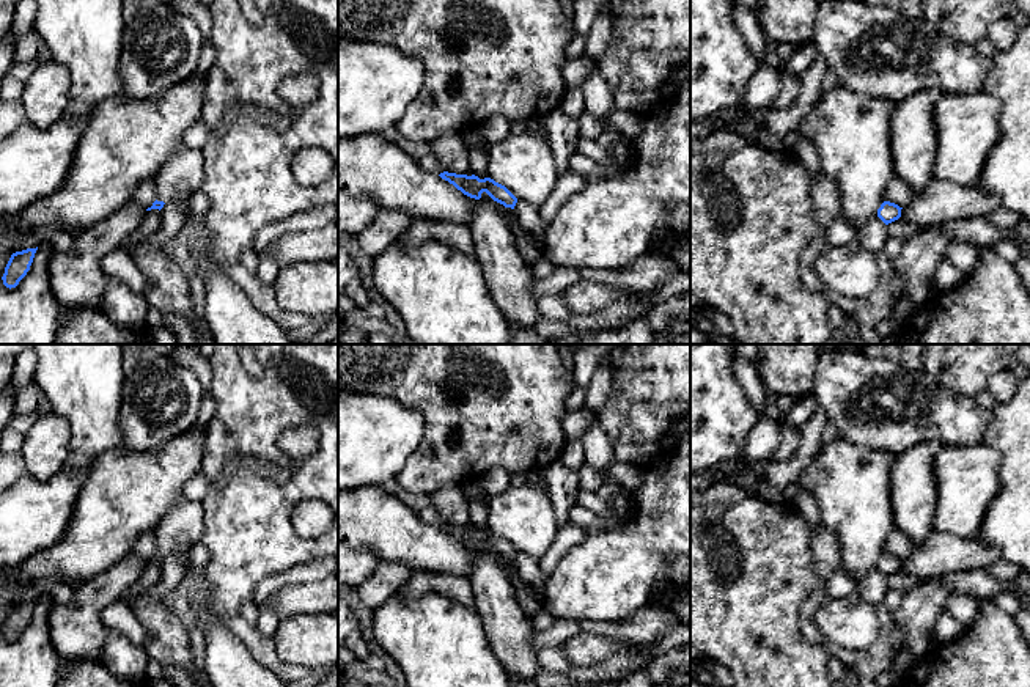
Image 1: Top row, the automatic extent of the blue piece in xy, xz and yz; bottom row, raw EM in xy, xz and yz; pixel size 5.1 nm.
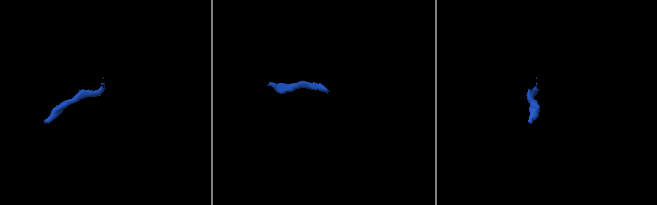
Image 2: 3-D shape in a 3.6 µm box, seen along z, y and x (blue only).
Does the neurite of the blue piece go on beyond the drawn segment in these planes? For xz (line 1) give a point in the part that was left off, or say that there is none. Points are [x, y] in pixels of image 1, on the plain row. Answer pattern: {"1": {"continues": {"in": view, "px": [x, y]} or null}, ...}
{"1": {"continues": null}}

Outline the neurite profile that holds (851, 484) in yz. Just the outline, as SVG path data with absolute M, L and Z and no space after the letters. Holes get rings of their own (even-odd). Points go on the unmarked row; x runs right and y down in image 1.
M837 437L821 448L797 479L800 489L811 494L819 506L822 525L829 528L840 547L841 568L857 582L884 555L884 546L895 527L890 498L890 472L895 456L884 451L870 451Z

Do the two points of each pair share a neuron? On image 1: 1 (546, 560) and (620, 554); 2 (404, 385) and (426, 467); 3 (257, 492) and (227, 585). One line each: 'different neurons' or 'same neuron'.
1: different neurons
2: same neuron
3: same neuron

